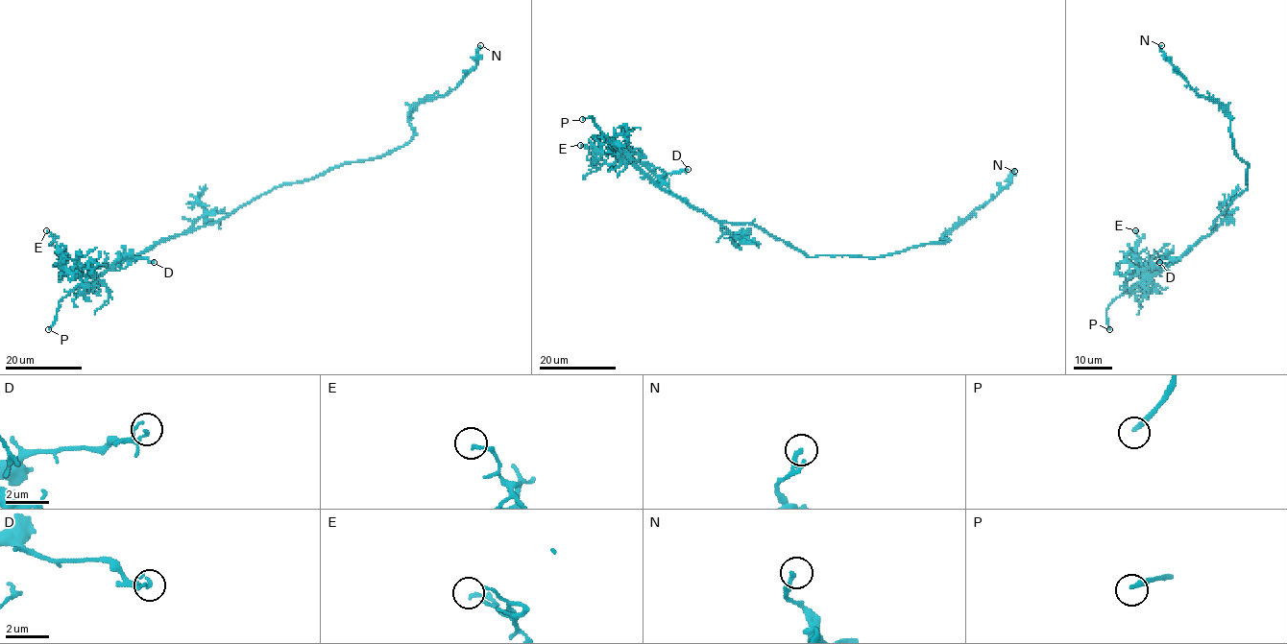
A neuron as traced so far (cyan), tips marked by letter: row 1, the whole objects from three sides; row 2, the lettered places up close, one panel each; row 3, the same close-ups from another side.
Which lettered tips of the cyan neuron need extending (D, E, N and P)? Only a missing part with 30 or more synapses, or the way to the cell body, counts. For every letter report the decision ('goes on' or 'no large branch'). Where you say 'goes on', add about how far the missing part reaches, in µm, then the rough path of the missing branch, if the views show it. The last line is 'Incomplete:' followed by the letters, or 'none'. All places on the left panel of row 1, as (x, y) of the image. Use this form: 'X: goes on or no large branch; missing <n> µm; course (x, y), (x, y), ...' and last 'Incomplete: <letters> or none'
D: no large branch
E: no large branch
N: no large branch
P: goes on; missing 45 µm
Incomplete: P

